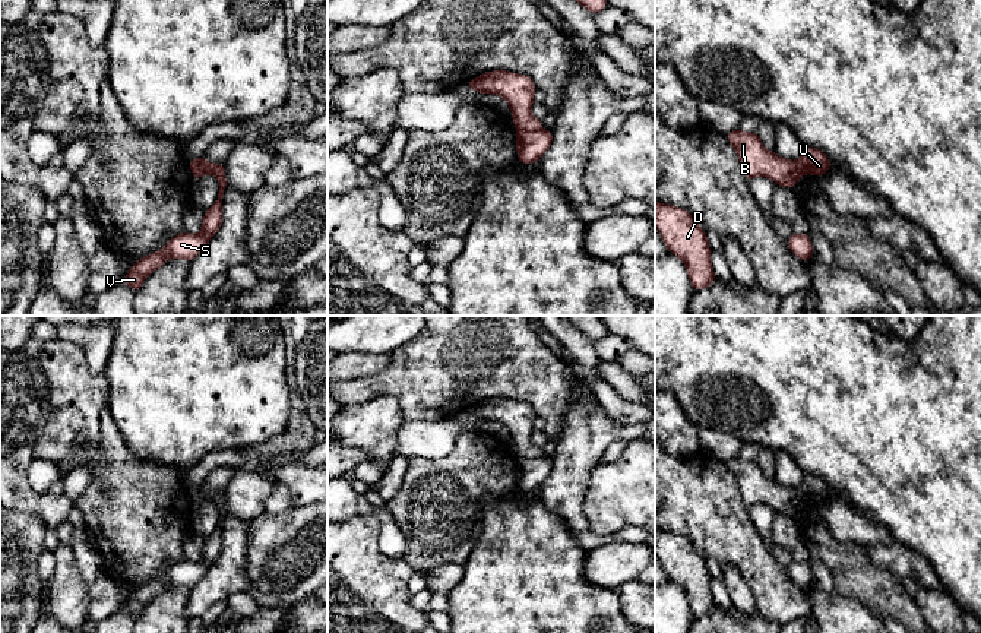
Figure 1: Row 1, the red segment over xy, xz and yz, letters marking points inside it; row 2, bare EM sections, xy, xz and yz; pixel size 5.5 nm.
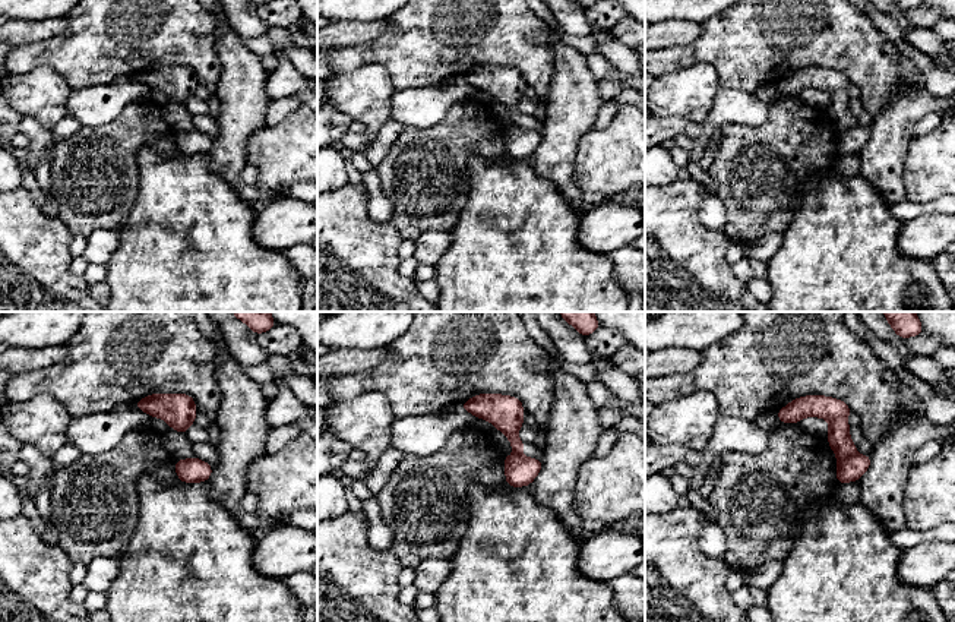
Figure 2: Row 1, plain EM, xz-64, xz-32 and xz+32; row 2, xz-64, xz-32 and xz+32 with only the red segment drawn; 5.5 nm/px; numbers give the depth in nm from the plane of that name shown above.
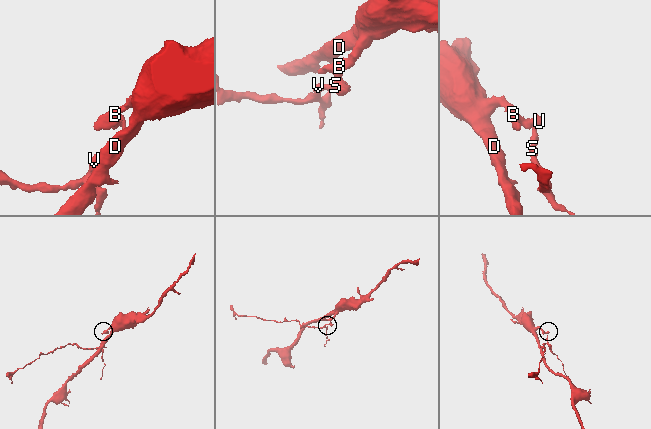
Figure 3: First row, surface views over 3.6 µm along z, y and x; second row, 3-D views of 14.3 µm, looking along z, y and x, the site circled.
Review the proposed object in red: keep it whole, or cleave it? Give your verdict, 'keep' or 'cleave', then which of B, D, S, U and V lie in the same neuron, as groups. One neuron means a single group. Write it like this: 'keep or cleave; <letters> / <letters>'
cleave; B D / S U V

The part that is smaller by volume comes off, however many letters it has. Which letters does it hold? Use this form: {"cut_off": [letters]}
{"cut_off": ["S", "U", "V"]}

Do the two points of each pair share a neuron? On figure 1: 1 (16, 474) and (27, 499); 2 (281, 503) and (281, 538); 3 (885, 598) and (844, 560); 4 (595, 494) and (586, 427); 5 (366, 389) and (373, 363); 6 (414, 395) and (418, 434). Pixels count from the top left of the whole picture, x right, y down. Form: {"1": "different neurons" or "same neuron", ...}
{"1": "same neuron", "2": "different neurons", "3": "same neuron", "4": "different neurons", "5": "different neurons", "6": "different neurons"}

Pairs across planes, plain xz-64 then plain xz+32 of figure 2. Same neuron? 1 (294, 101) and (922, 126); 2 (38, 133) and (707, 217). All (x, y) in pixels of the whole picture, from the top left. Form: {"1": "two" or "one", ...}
{"1": "one", "2": "one"}

